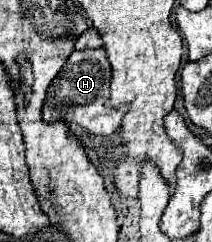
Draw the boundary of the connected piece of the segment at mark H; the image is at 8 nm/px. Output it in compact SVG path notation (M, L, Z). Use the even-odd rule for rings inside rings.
M102 48L72 52L64 64L64 70L60 70L60 74L52 80L52 86L48 88L42 118L48 124L56 120L62 120L64 124L76 122L88 134L110 136L120 128L126 108L124 106L120 110L108 108L104 104L108 98L108 90L110 90L110 62L106 58L106 52Z

